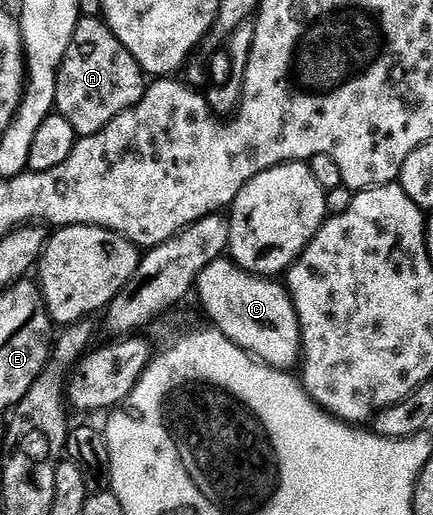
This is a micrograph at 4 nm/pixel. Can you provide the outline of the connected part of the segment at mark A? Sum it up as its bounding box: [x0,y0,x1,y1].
[55,16,146,137]

